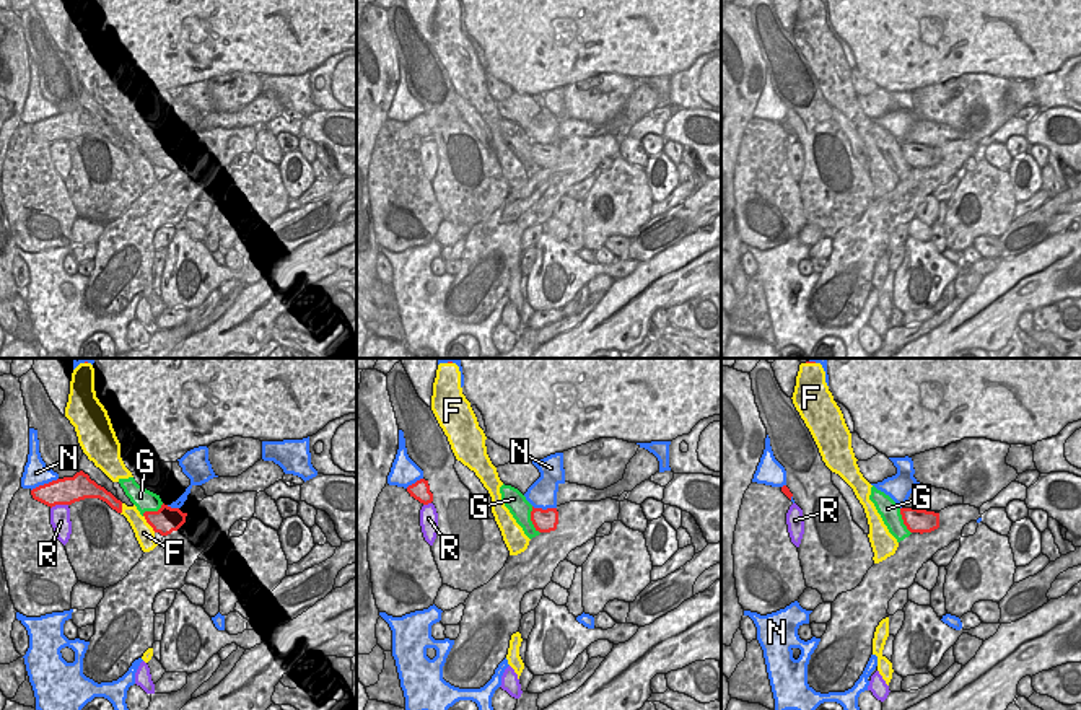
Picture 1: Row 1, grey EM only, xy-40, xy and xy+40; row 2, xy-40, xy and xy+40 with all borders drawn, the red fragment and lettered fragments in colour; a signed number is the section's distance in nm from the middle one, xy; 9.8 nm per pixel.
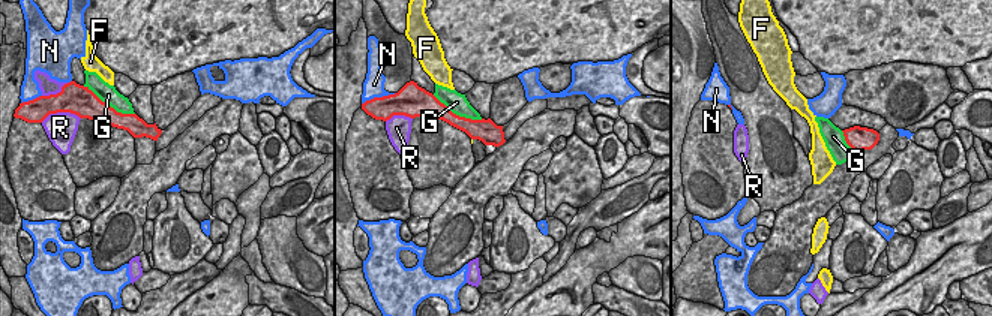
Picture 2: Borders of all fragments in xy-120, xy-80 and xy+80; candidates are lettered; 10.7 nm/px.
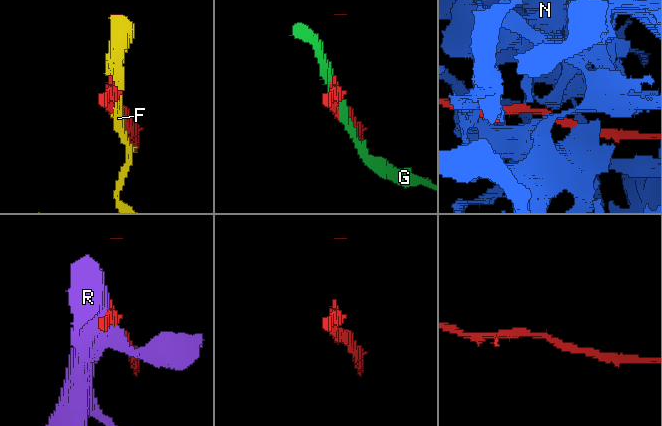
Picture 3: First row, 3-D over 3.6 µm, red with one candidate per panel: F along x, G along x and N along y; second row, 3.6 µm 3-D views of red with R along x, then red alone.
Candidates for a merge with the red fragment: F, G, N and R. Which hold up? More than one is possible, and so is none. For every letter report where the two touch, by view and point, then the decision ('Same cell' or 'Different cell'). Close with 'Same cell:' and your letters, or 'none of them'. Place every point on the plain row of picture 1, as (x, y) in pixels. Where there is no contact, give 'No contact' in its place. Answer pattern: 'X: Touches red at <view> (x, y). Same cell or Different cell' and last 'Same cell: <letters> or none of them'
F: Touches red at xy-40 (147, 157). Different cell
G: Touches red at xy (531, 155). Different cell
N: Touches red at xy-40 (44, 119). Different cell
R: Touches red at xy-40 (59, 139). Different cell
Same cell: none of them.

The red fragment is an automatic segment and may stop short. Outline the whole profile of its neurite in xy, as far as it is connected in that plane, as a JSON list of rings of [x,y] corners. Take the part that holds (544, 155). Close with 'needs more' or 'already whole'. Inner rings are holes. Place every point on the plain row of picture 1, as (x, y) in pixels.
[[[532,142],[531,156],[539,168],[555,166],[558,160],[558,147],[557,143],[542,145]]]; already whole

